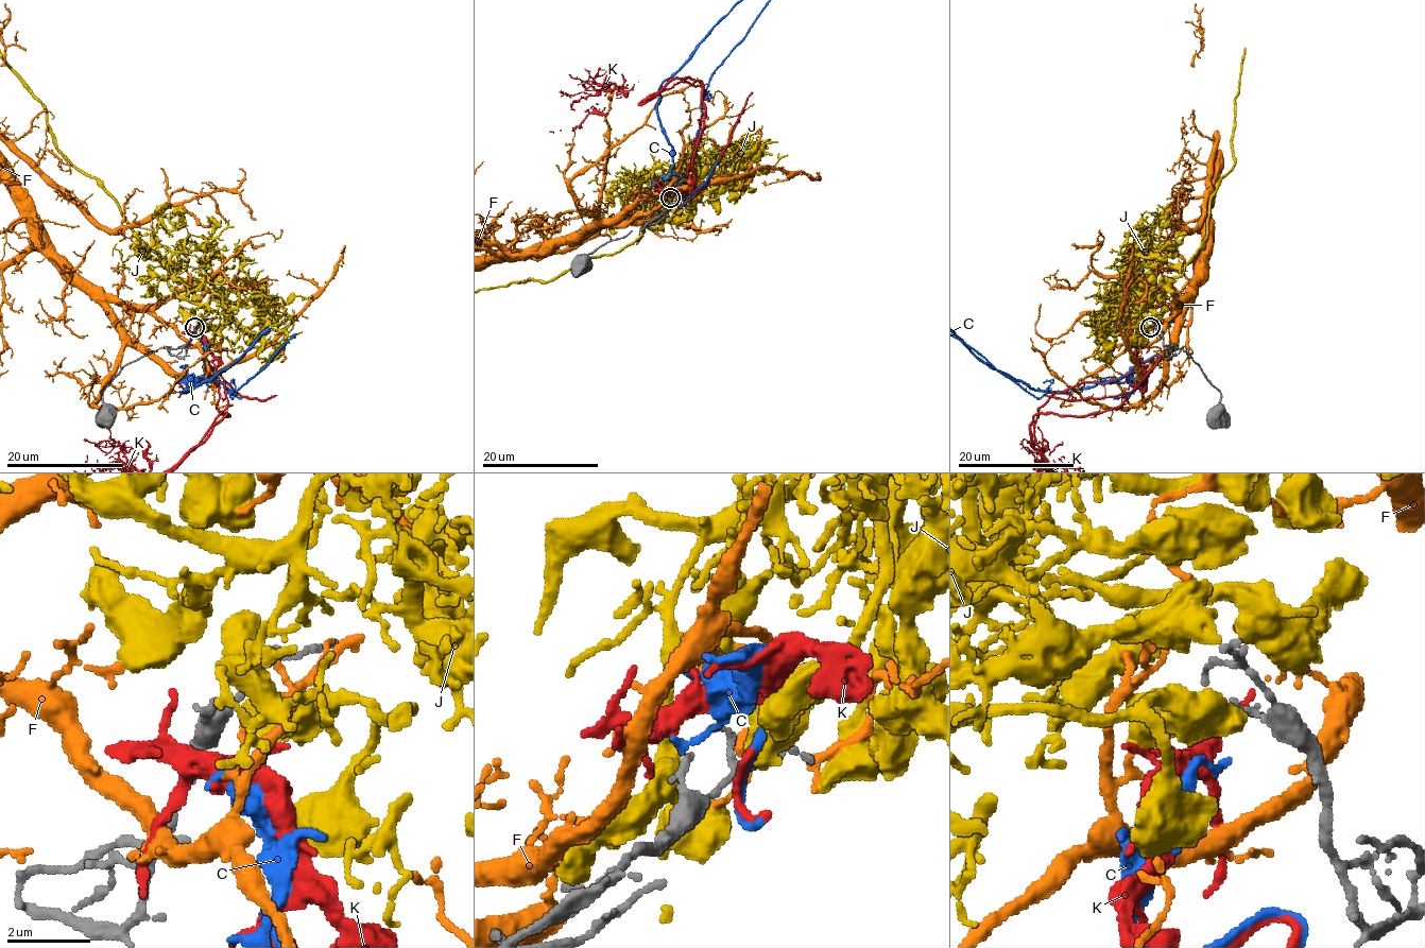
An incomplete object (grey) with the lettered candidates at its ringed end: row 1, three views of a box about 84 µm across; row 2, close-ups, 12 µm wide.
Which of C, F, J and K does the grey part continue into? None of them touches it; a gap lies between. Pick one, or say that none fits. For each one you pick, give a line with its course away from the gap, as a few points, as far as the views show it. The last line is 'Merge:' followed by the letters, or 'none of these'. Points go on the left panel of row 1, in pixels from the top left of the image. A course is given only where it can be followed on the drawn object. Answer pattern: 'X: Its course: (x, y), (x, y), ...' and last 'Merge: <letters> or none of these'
Merge: none of these

